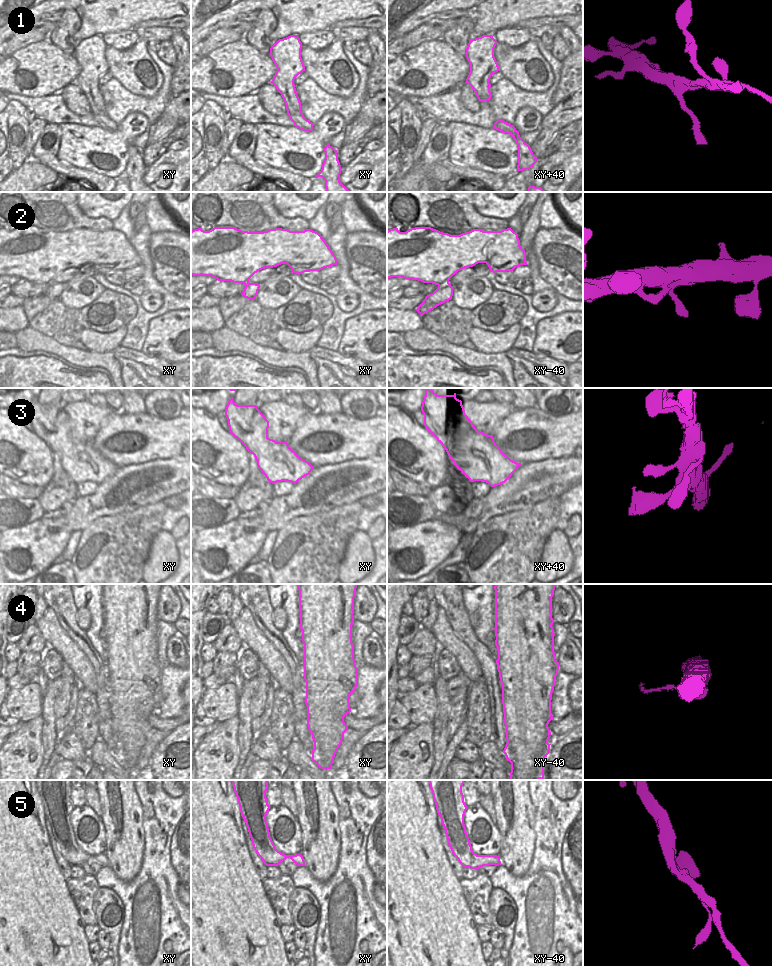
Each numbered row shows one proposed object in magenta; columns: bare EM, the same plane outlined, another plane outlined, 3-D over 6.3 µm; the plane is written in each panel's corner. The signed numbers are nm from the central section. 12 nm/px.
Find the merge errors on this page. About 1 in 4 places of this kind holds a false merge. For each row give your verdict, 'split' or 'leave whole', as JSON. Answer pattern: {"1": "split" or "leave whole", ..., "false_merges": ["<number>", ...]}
{"1": "leave whole", "2": "leave whole", "3": "leave whole", "4": "split", "5": "leave whole", "false_merges": ["4"]}

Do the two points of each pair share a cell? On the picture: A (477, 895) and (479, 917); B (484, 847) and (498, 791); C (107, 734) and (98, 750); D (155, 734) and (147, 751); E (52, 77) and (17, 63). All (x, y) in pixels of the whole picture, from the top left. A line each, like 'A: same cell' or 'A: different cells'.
A: same cell
B: different cells
C: different cells
D: same cell
E: same cell

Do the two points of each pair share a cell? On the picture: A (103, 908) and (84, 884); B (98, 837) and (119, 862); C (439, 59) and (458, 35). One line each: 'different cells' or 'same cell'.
A: different cells
B: different cells
C: different cells

